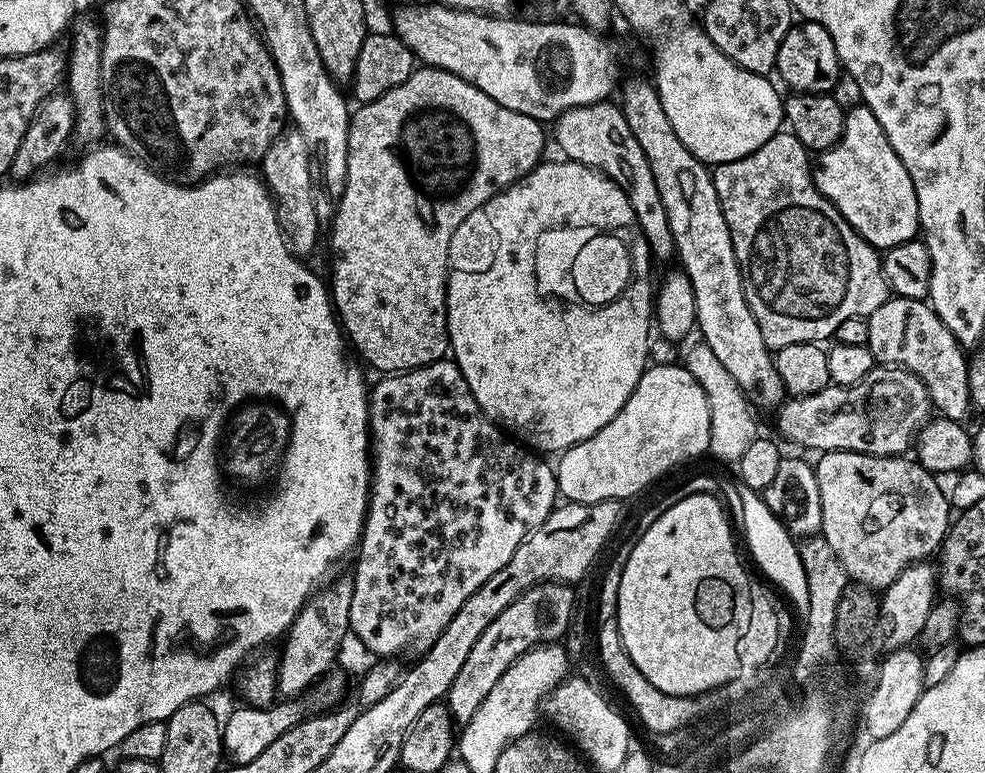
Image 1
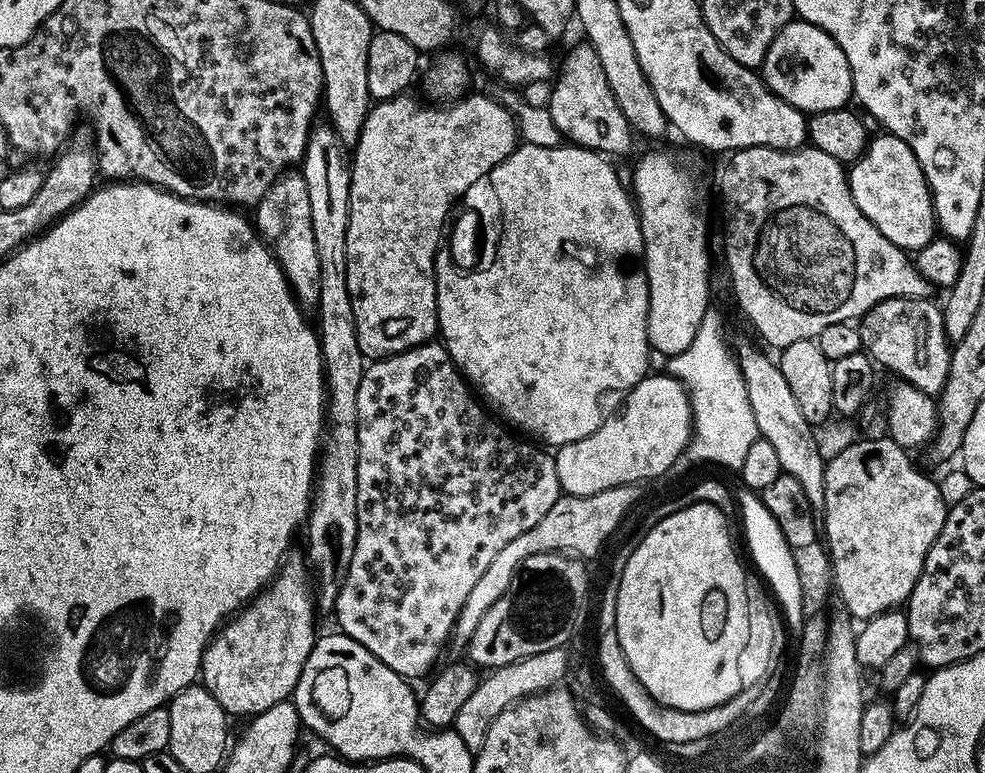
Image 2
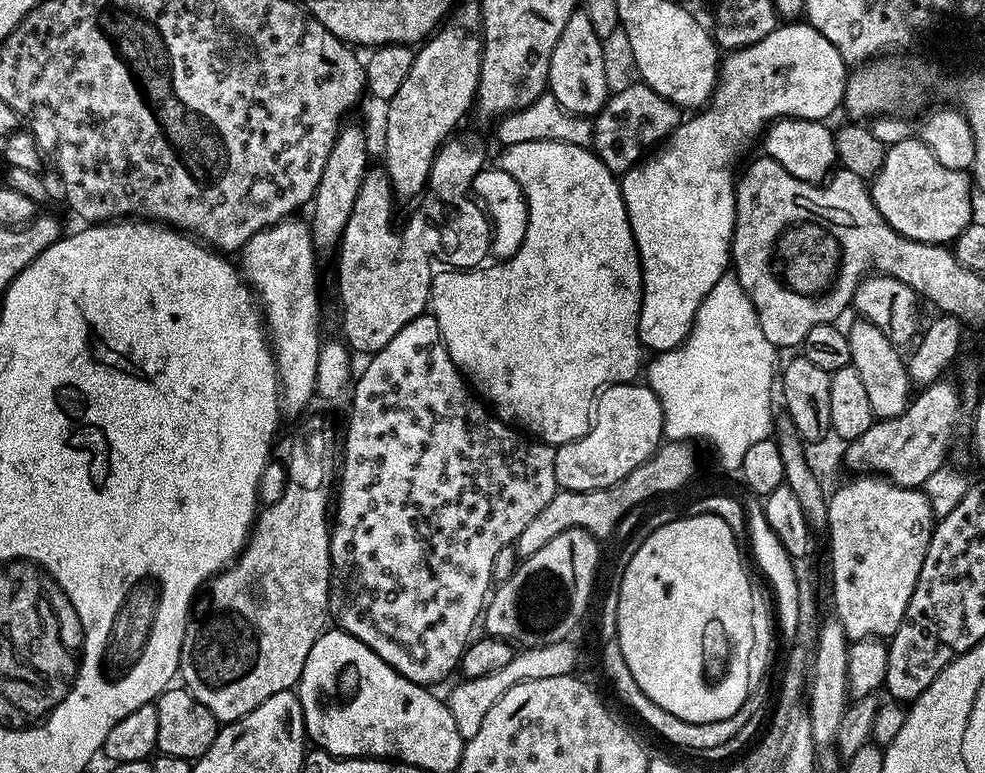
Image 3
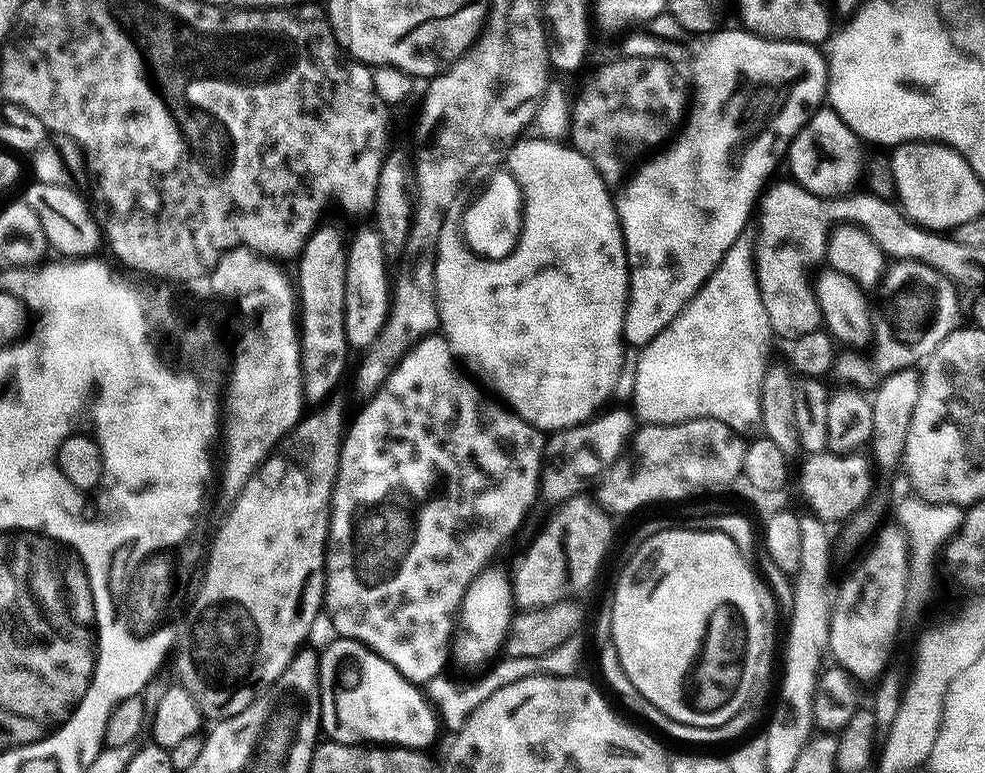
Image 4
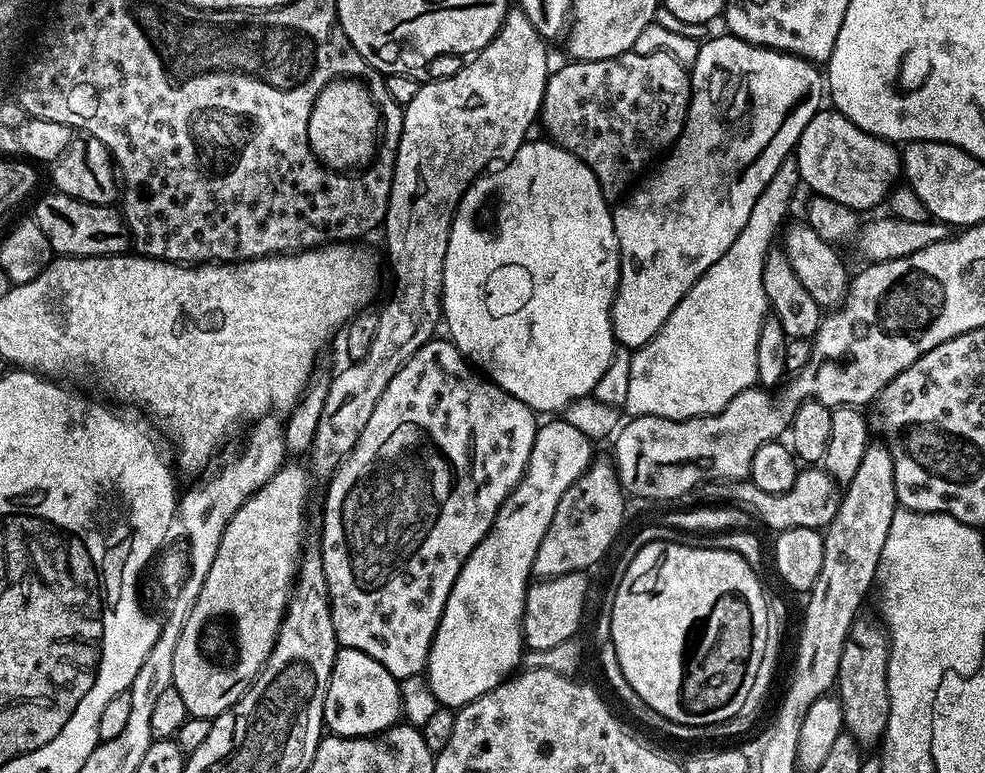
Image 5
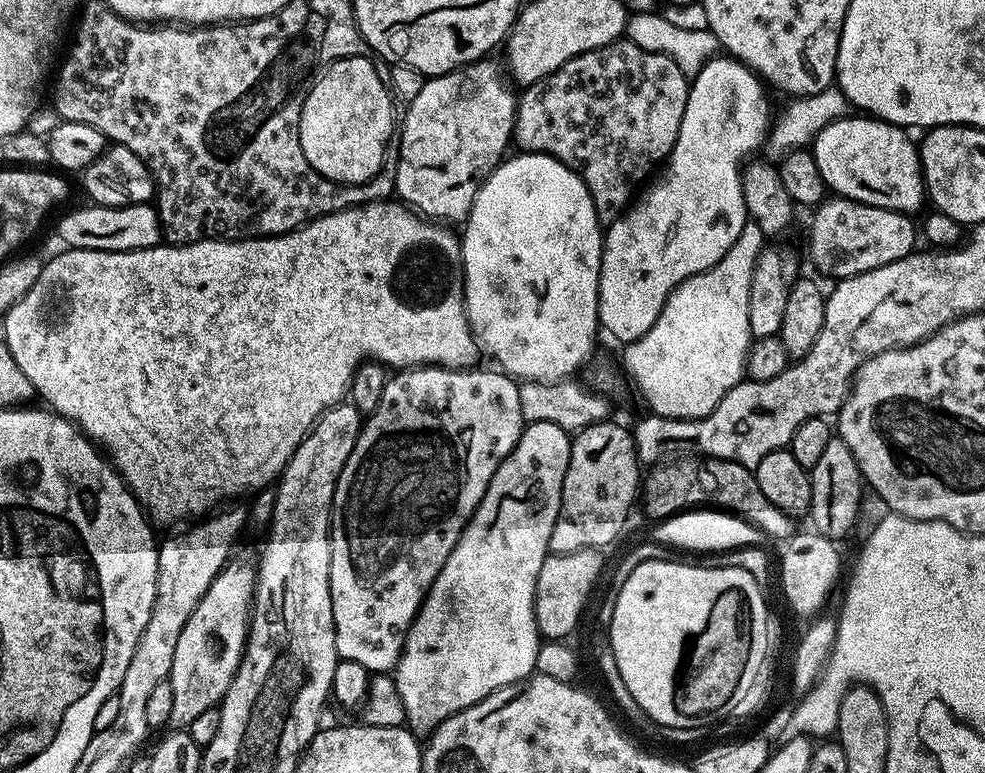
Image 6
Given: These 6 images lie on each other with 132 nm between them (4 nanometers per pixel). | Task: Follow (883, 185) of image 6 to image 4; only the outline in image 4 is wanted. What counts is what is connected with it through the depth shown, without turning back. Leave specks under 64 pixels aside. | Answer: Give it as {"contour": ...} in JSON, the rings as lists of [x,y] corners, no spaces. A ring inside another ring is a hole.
{"contour":[[[824,106],[813,112],[800,133],[792,139],[786,153],[786,165],[792,171],[791,179],[807,192],[821,198],[843,198],[855,189],[852,187],[856,183],[861,183],[866,152],[860,147],[860,137],[854,135],[846,122],[842,122],[837,112]]]}

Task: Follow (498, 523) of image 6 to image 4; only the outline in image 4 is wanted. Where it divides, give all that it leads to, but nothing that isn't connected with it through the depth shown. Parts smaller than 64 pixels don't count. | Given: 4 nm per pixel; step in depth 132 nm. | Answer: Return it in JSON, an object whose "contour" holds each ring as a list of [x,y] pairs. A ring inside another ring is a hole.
{"contour":[[[626,407],[601,411],[587,424],[565,428],[547,437],[542,461],[542,492],[552,500],[567,502],[574,496],[587,493],[588,483],[599,481],[625,455],[638,428],[638,420]],[[485,570],[473,580],[468,593],[464,595],[463,603],[460,604],[458,624],[462,631],[454,640],[454,656],[464,664],[480,664],[488,659],[491,661],[503,649],[504,637],[512,626],[512,585],[507,575],[504,577],[502,573],[492,571]]]}

